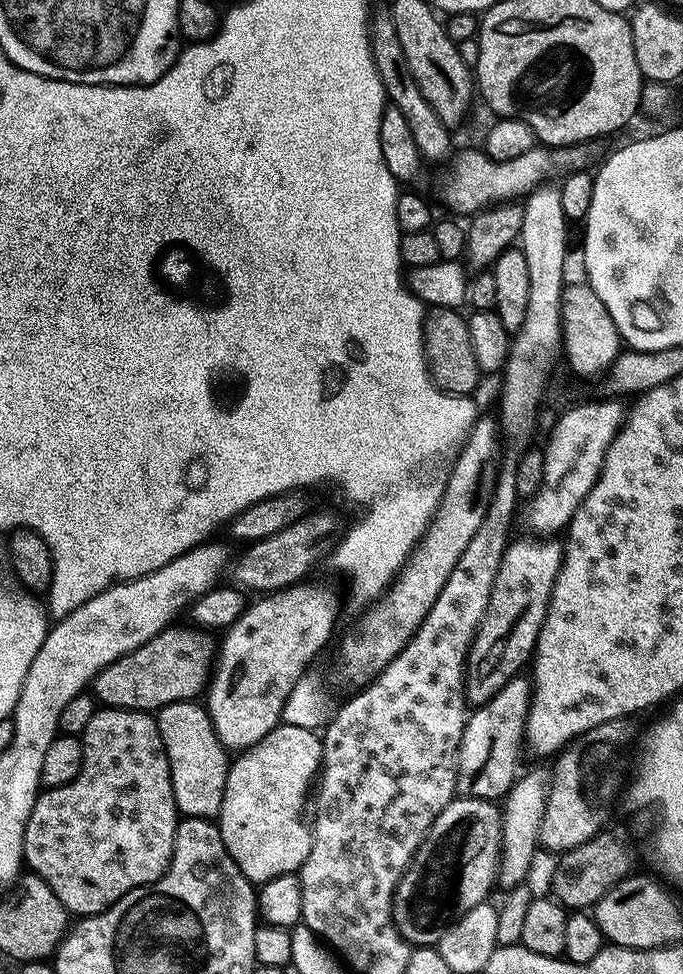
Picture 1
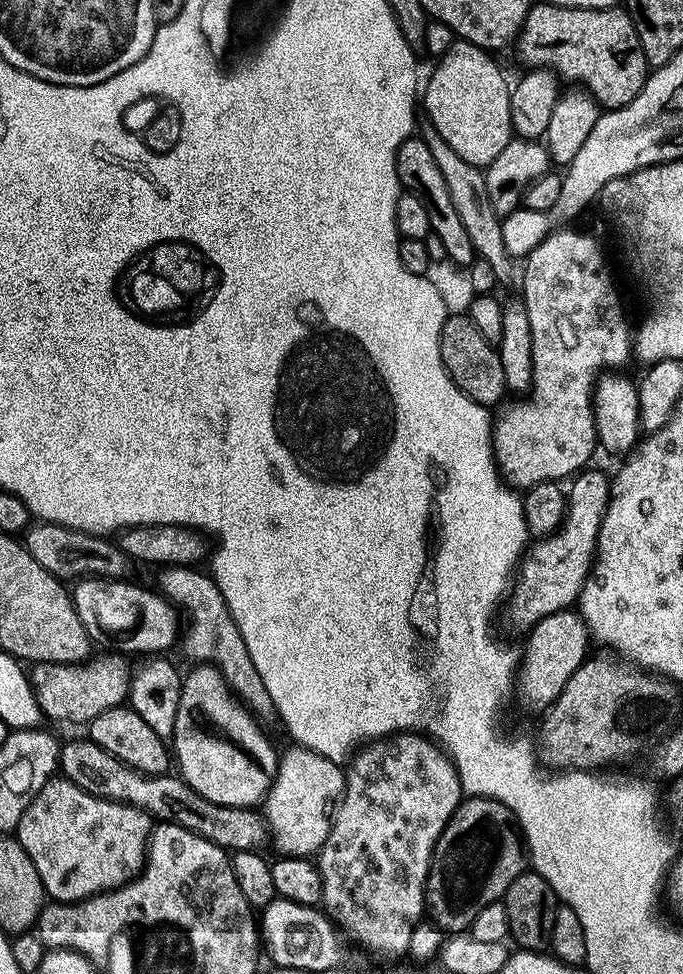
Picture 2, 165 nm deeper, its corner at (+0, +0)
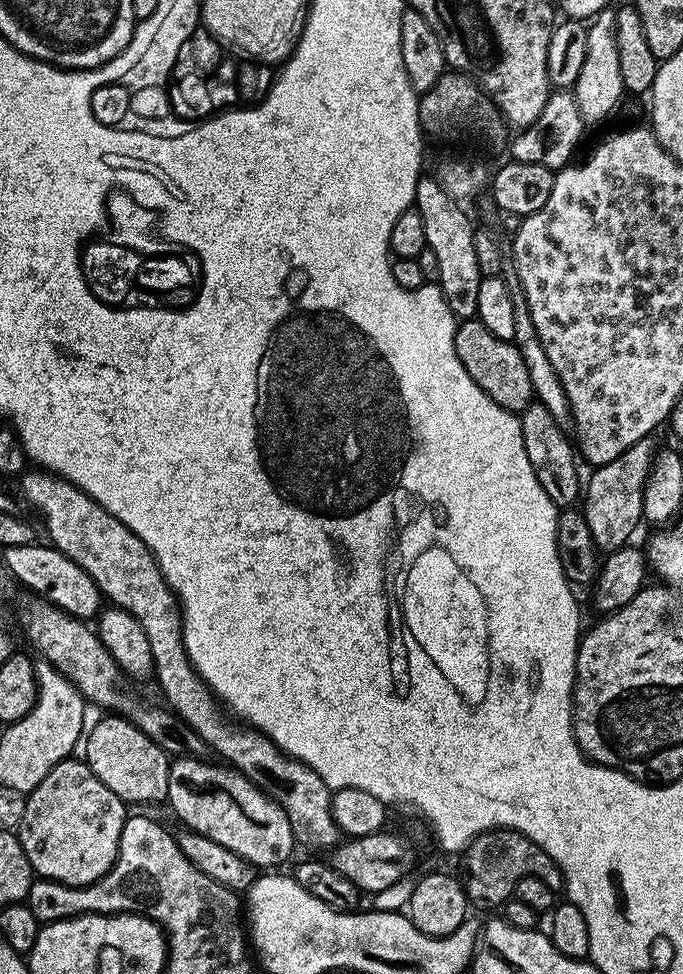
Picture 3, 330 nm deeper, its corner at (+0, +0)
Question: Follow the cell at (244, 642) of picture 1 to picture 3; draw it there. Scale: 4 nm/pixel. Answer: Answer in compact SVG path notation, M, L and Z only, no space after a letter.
M196 756L173 759L166 804L172 807L185 829L218 842L218 846L226 846L226 850L234 850L234 854L257 869L268 870L271 864L282 863L294 849L292 823L286 818L286 810L251 777L220 764Z

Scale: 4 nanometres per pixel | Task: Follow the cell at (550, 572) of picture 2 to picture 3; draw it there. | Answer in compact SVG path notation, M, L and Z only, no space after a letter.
M651 439L639 440L630 450L626 450L614 462L606 462L595 469L592 477L587 477L582 492L582 511L586 524L593 535L593 542L601 553L617 552L625 547L628 540L642 524L644 515L644 484L652 470L654 451Z

